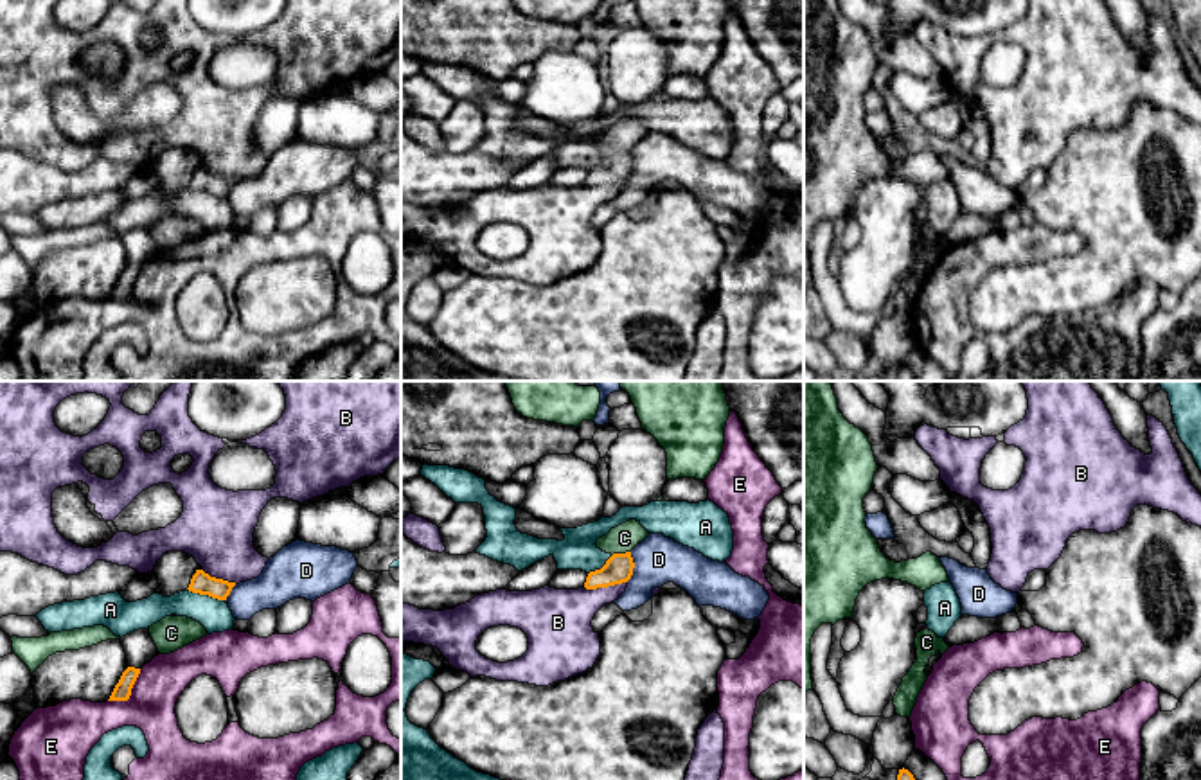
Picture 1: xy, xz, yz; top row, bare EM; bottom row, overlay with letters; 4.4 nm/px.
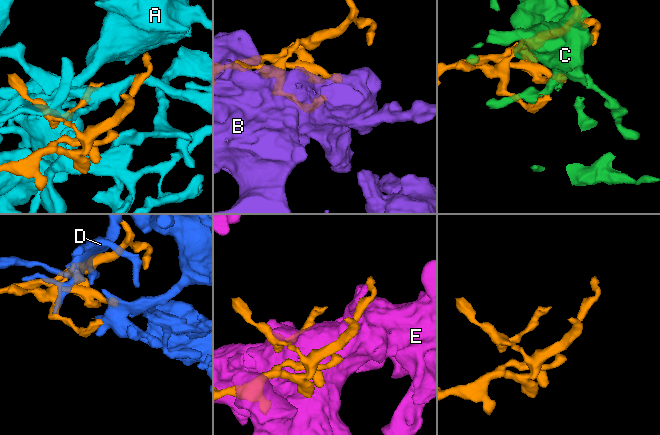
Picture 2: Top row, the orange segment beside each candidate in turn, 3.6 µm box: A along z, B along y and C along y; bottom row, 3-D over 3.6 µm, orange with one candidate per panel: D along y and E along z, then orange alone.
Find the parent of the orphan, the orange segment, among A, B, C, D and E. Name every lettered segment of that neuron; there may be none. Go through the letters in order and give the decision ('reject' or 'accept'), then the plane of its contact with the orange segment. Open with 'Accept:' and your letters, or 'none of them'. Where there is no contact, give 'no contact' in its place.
Accept: D
A: reject; contact in xy
B: reject; contact in xz
C: reject; contact in xz
D: accept; contact in xz
E: reject; contact in xy

